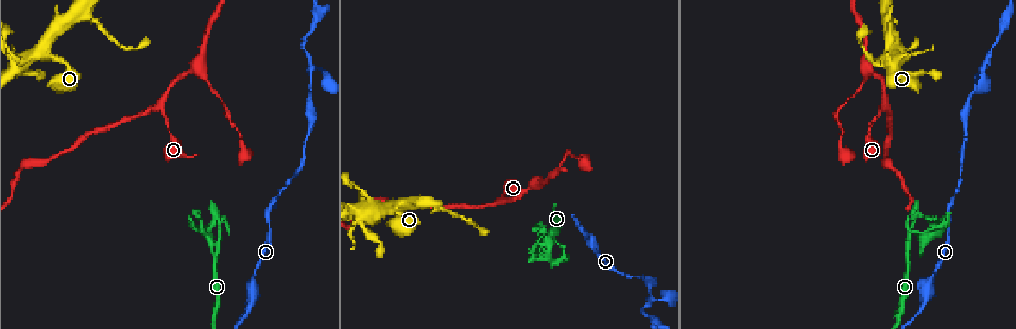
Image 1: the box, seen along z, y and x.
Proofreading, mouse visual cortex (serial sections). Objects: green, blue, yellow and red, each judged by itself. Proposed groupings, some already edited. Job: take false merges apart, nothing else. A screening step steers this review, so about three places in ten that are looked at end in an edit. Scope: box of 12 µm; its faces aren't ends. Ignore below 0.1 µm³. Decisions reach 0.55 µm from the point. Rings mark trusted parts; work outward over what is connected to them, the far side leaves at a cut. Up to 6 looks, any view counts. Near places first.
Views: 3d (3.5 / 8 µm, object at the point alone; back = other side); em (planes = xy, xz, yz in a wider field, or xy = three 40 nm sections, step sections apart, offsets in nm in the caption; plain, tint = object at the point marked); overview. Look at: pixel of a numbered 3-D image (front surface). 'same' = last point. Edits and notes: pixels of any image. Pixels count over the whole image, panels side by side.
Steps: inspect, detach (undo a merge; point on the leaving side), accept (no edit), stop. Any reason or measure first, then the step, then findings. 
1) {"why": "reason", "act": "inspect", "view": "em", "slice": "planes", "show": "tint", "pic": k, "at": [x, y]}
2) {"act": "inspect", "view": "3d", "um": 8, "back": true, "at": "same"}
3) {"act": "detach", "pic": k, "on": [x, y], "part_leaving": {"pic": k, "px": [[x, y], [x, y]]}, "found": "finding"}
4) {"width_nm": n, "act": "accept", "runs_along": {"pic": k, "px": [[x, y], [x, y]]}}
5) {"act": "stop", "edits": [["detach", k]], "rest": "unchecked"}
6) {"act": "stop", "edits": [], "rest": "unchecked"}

{"why": "abrupt turn", "act": "inspect", "view": "3d", "um": 3.5, "pic": 1, "at": [982, 70]}

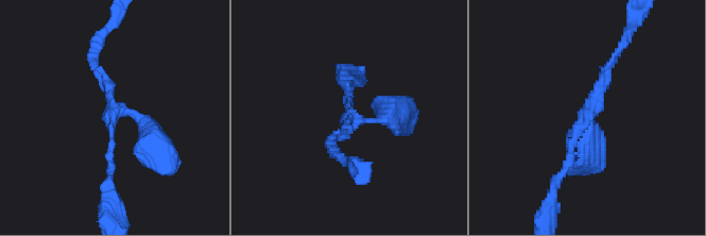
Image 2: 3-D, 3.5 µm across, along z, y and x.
{"arms": 3, "arm_widths_nm": [150, 150, 350], "why": "shape alone is not enough", "act": "inspect", "view": "em", "slice": "xy", "step": 2, "show": "tint", "pic": 2, "at": [112, 111]}

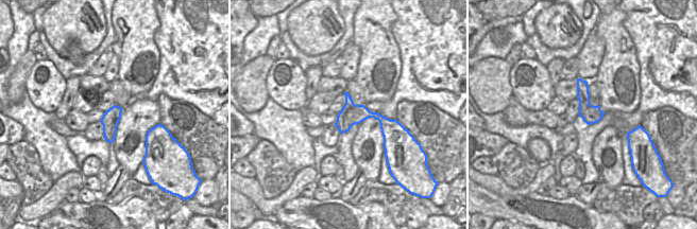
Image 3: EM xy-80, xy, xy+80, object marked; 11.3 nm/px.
{"width_nm": 240, "act": "accept", "runs_along": {"pic": 2, "px": [[348, 89], [351, 119], [400, 119]]}, "found": "continuous, no second cell"}

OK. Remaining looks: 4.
{"why": "sudden change in width", "act": "inspect", "view": "3d", "um": 3.5, "pic": 1, "at": [884, 109]}

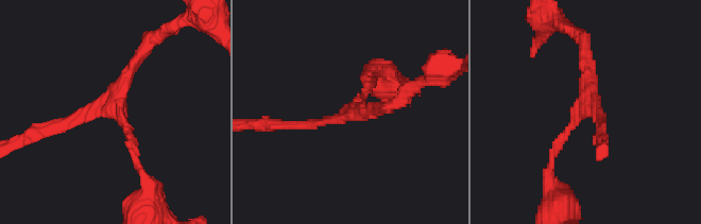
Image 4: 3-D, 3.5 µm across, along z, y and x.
{"arm_widths_nm": [100, 150, 200], "act": "accept", "runs_along": {"pic": 4, "px": [[550, 168], [588, 97], [585, 51]]}, "found": "continuous, no second cell"}

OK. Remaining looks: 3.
{"why": "four arms meet", "act": "inspect", "view": "3d", "um": 3.5, "pic": 1, "at": [892, 52]}

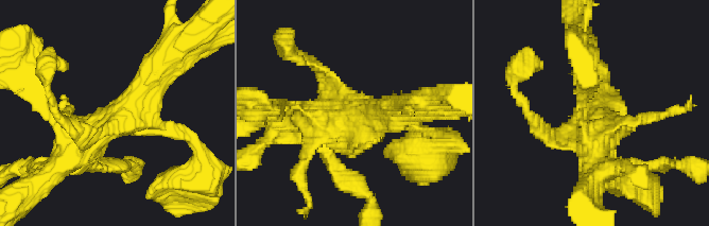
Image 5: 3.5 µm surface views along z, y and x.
{"why": "now the EM", "act": "inspect", "view": "em", "slice": "planes", "show": "tint", "pic": 5, "at": [364, 116]}

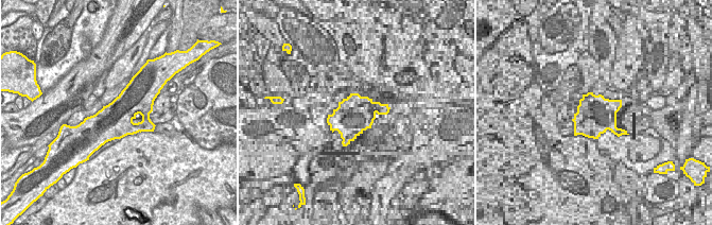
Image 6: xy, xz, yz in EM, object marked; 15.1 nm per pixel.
{"why": "another direction", "act": "inspect", "view": "em", "slice": "xy", "step": 2, "show": "tint", "at": "same"}

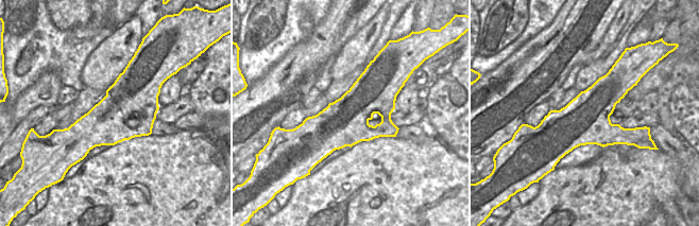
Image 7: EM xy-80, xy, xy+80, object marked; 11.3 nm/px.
{"act": "accept", "runs_along": {"pic": 5, "px": [[192, 139], [127, 117], [167, 61]]}, "found": "continuous, no second cell"}

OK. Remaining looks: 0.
{"act": "stop", "edits": [], "rest": "unchecked"}

